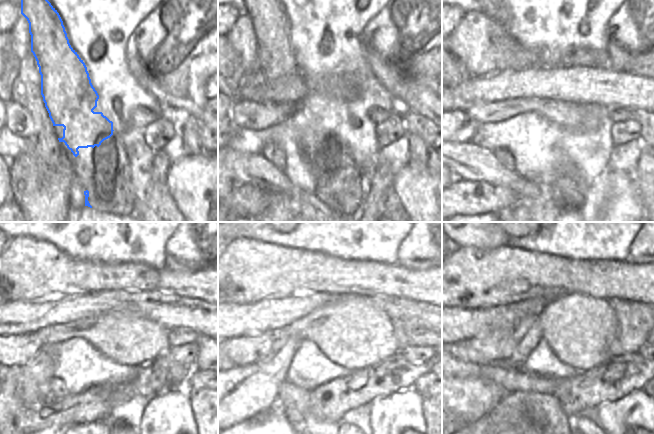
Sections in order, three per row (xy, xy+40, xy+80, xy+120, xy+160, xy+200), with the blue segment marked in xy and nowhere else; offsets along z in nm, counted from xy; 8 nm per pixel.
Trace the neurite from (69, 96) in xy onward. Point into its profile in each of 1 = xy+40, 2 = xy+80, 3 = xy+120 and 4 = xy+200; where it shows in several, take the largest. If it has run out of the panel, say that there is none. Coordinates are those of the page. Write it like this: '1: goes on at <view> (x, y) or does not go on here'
1: goes on at xy+40 (277, 61)
2: goes on at xy+80 (537, 133)
3: goes on at xy+120 (86, 358)
4: goes on at xy+200 (539, 361)

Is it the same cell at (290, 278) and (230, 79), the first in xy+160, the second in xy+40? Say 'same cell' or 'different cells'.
different cells

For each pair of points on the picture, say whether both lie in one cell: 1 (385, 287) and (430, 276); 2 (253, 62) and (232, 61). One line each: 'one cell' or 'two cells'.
1: one cell
2: two cells

